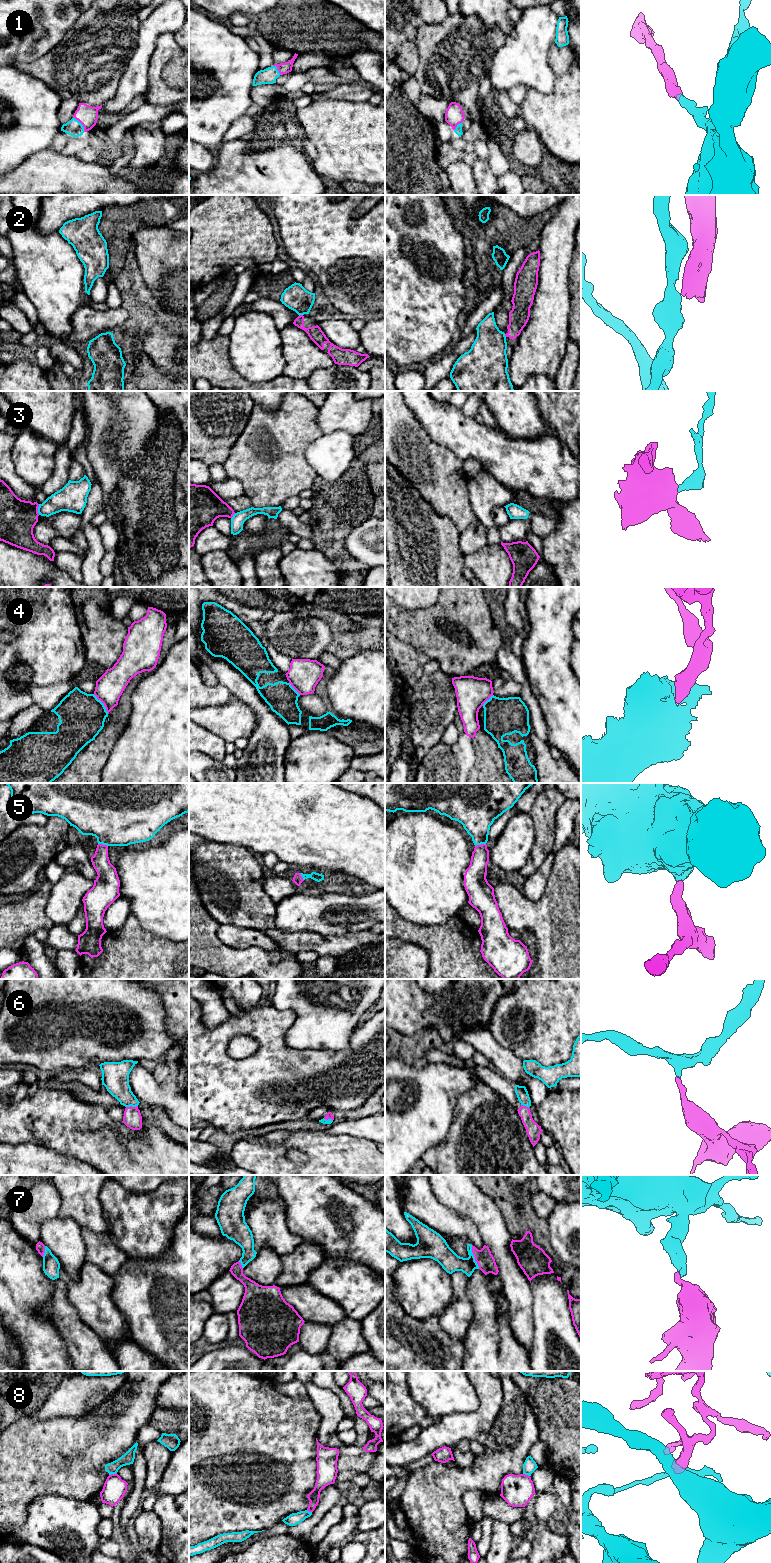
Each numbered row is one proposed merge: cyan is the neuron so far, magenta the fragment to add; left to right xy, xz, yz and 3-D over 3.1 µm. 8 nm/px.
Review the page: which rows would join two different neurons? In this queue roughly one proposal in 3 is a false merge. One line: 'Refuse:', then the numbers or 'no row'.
Refuse: 2, 3, 4

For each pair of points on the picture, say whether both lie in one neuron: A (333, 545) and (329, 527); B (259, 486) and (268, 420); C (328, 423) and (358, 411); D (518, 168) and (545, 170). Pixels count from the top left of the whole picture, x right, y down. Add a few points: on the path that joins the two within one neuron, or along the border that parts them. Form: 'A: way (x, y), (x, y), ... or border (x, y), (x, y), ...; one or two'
A: way (331, 541), (329, 531); one
B: way (259, 469), (259, 460), (253, 452), (258, 435); one
C: way (335, 416), (338, 413), (351, 413); one
D: way (525, 170), (538, 170); one

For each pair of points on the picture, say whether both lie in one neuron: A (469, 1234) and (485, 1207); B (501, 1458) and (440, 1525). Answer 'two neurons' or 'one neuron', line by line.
A: two neurons
B: one neuron

